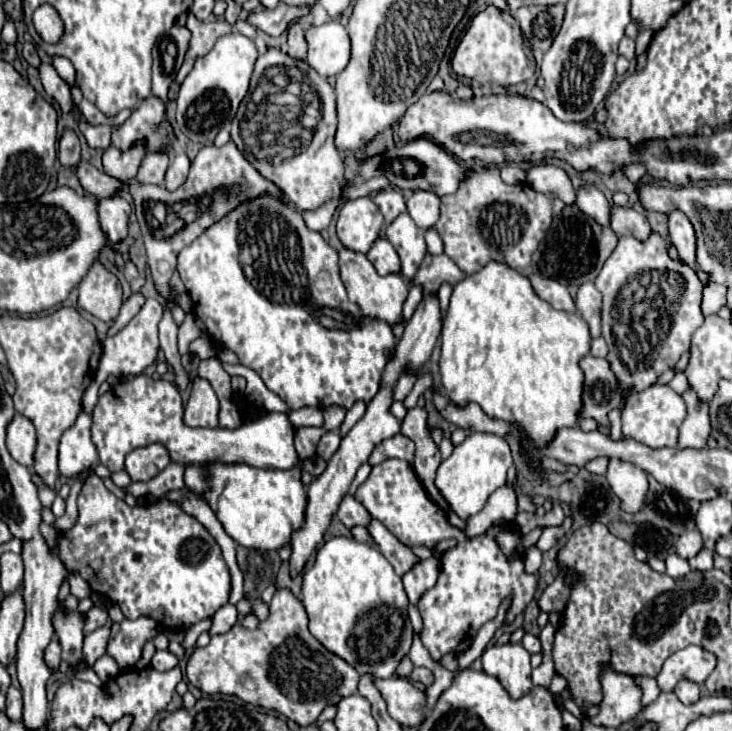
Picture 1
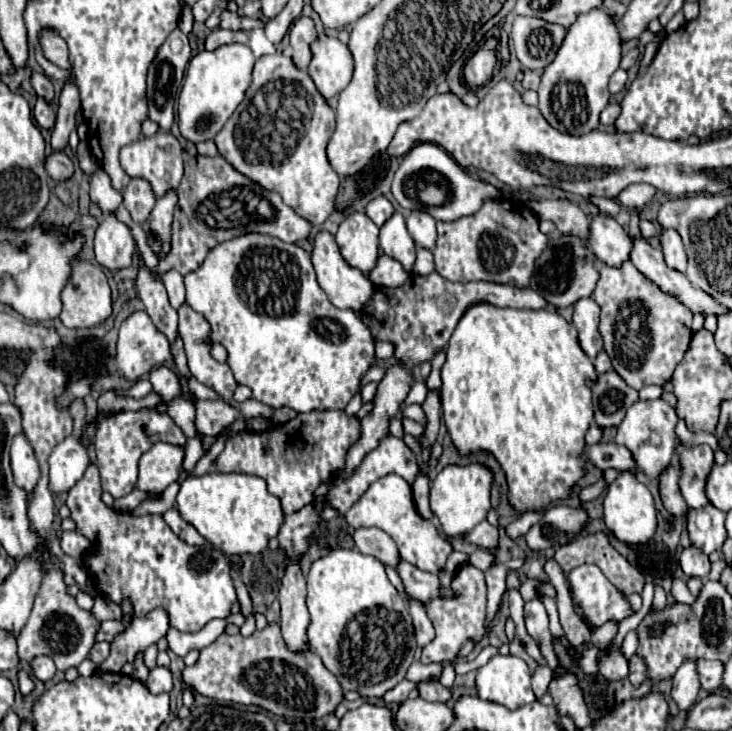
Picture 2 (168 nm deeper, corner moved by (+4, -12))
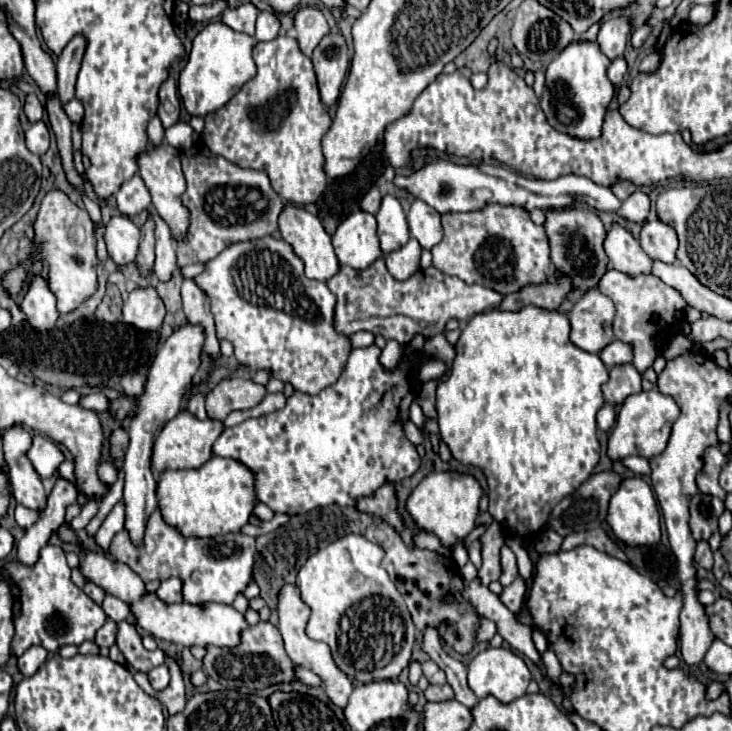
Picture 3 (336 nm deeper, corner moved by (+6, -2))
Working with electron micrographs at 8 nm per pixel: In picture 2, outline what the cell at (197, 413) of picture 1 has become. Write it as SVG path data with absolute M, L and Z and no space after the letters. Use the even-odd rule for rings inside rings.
M196 400L196 430L206 436L218 436L236 418L240 410L224 400Z

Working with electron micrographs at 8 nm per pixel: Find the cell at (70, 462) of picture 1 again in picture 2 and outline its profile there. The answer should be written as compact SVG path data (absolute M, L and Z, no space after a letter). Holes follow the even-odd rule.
M78 398L70 406L74 418L74 432L64 442L56 444L48 456L48 484L52 492L68 492L84 474L90 458L86 448L80 444L80 430L84 418L84 404Z

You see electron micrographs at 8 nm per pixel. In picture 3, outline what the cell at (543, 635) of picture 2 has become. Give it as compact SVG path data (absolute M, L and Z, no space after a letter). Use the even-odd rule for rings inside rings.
M518 576L508 588L504 588L504 592L500 594L500 600L508 606L508 610L512 610L514 614L520 614L526 602L526 582Z

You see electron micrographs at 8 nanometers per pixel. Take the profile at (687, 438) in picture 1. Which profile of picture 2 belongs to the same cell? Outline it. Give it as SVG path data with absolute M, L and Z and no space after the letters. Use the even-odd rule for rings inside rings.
M678 442L676 448L678 462L682 466L682 478L680 478L680 490L690 508L704 508L708 502L704 486L706 476L710 474L710 468L714 468L714 452L712 448L702 446L686 446Z

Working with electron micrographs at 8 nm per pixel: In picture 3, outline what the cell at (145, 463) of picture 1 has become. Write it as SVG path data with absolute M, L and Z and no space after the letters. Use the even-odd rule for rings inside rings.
M180 410L176 418L172 418L162 432L158 434L152 448L152 472L162 474L172 468L198 468L212 456L212 444L222 432L222 422L216 420L196 420L188 410Z

